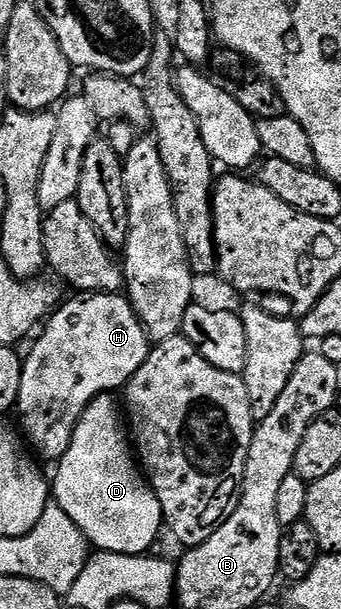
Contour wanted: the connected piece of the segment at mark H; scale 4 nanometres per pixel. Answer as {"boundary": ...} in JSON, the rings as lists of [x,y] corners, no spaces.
{"boundary":[[[83,293],[75,298],[79,299],[71,299],[67,304],[64,302],[56,306],[45,326],[38,332],[39,340],[32,345],[31,352],[26,352],[23,361],[21,393],[17,408],[20,423],[18,426],[30,450],[40,460],[58,461],[63,458],[73,441],[73,433],[77,429],[79,419],[88,405],[98,395],[118,392],[118,387],[119,390],[126,388],[133,373],[137,373],[137,369],[145,365],[153,346],[152,340],[147,338],[147,330],[139,320],[139,314],[126,294]]]}

